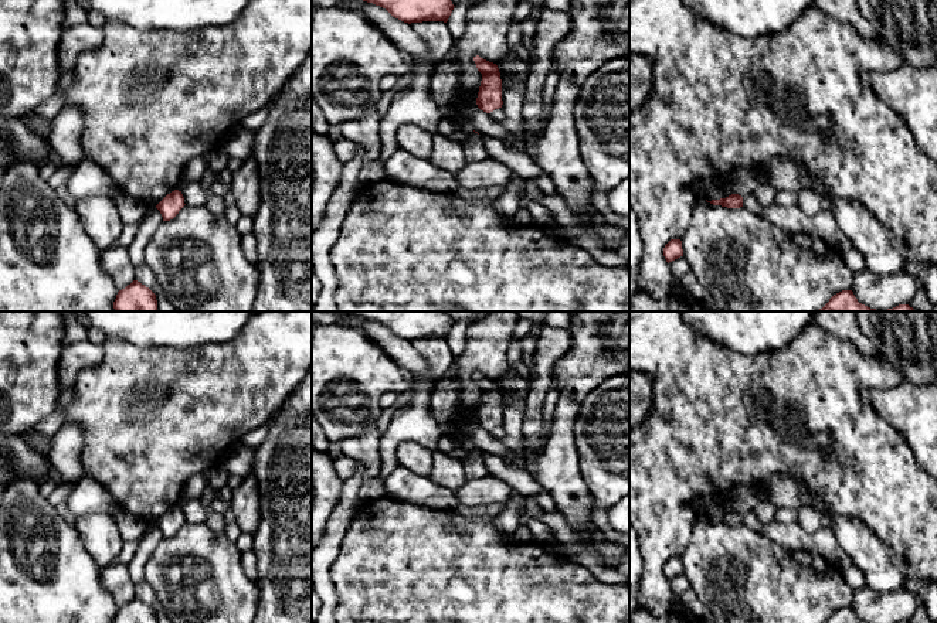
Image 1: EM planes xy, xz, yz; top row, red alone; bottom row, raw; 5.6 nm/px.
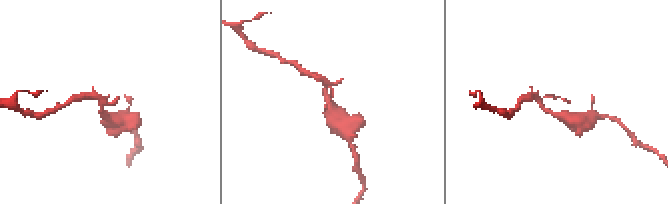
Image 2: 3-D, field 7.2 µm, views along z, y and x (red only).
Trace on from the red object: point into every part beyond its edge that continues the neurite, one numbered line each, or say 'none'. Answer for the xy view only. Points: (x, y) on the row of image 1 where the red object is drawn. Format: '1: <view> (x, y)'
none

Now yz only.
none

